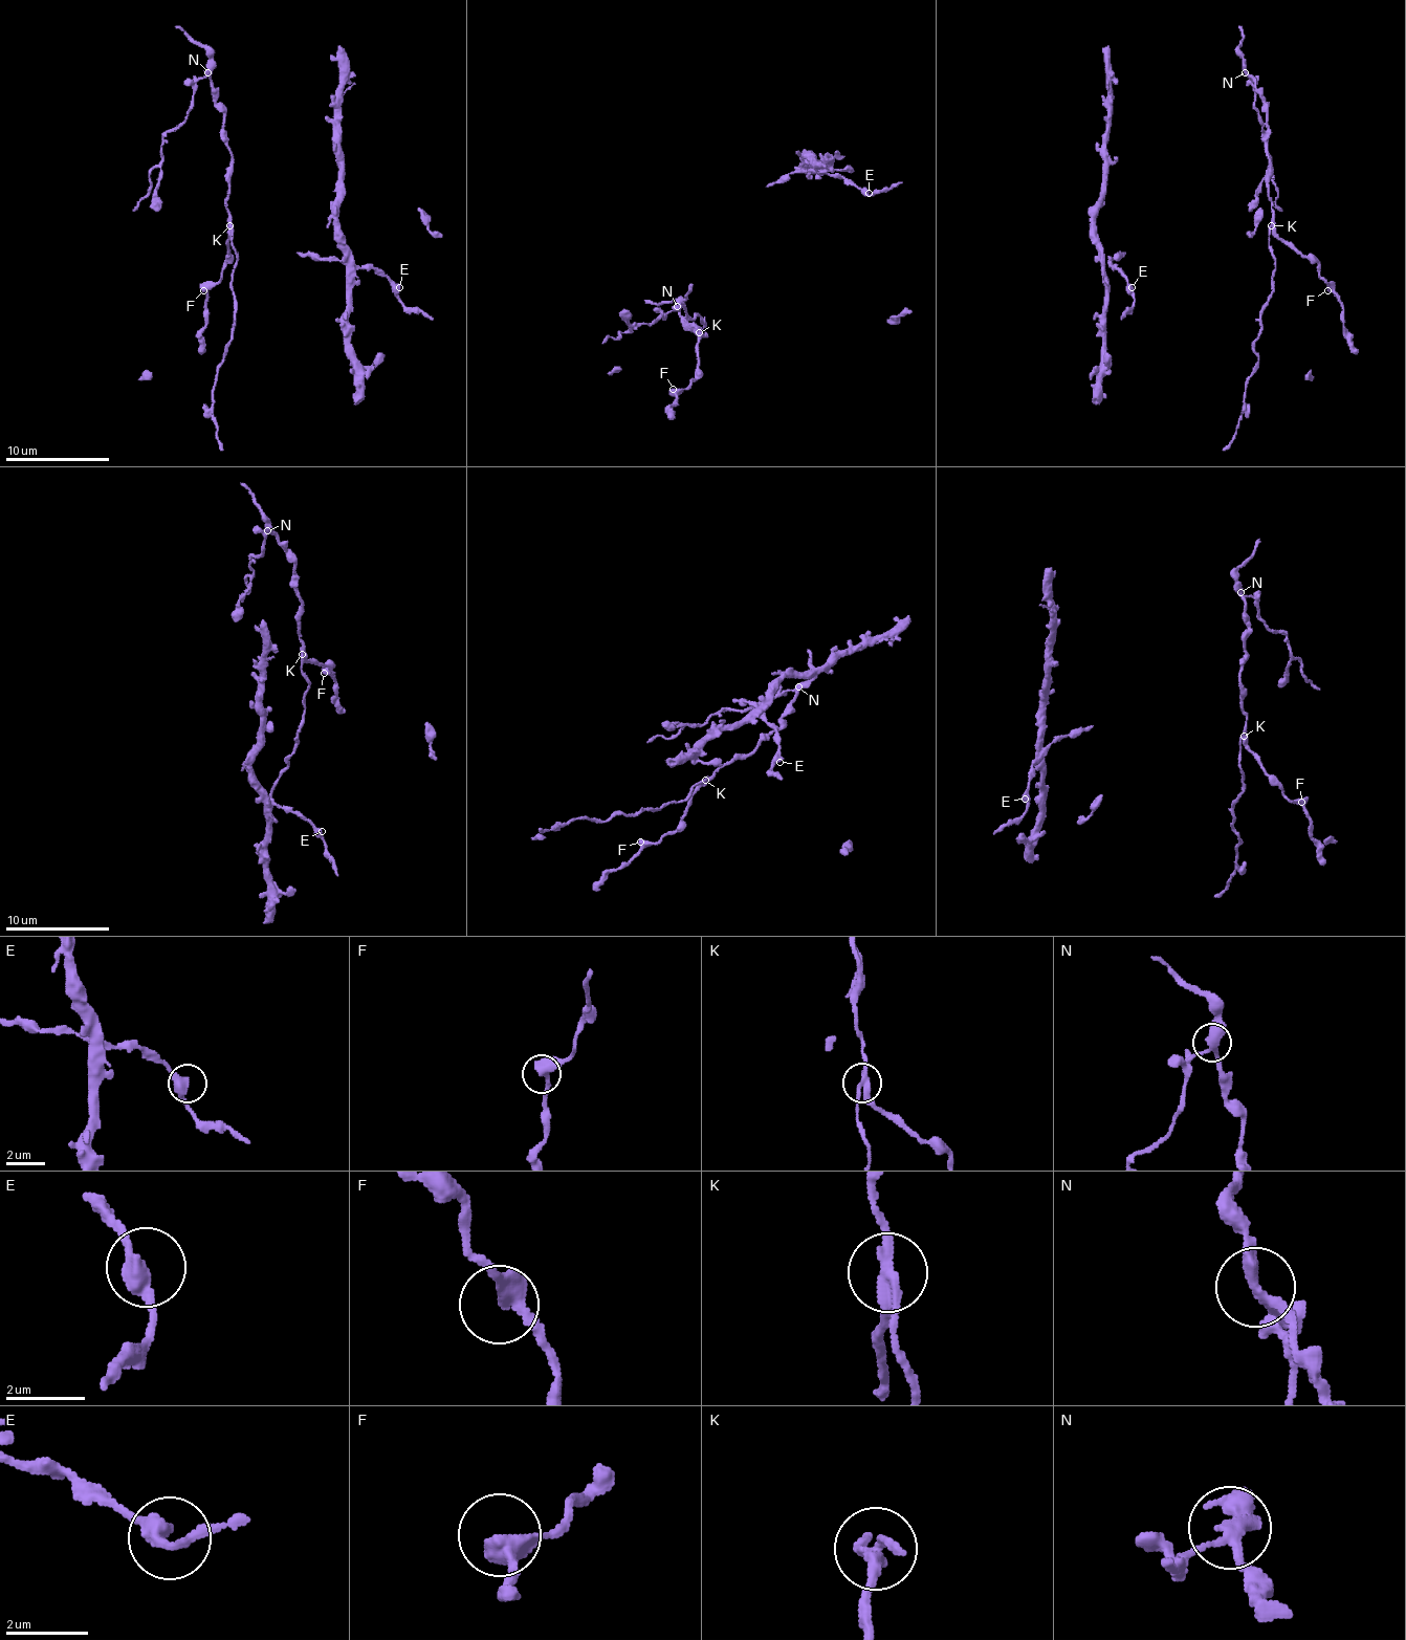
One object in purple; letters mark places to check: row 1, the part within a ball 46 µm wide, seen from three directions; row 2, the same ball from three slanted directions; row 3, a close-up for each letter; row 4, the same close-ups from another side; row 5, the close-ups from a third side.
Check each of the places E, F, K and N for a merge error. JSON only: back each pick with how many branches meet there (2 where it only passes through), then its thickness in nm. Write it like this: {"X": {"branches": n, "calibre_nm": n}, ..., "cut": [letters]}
{"K": {"branches": 3, "calibre_nm": 280}, "N": {"branches": 3, "calibre_nm": 300}, "cut": ["K", "N"]}

